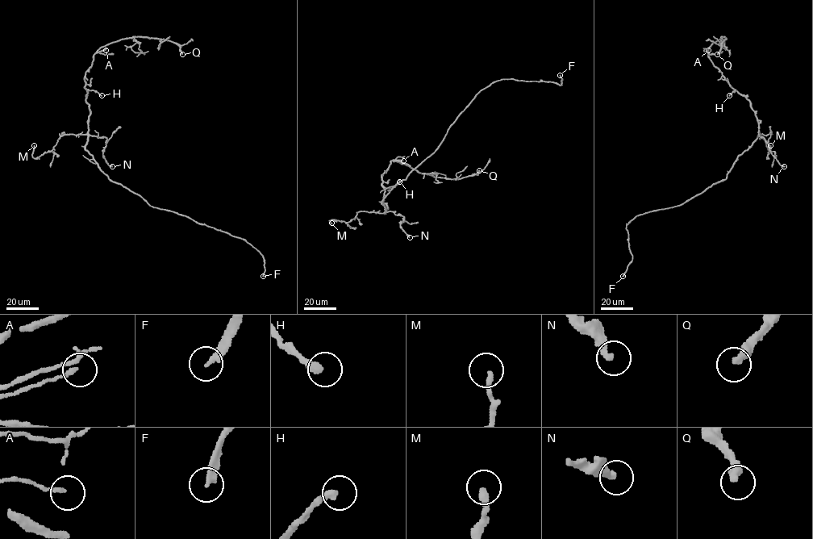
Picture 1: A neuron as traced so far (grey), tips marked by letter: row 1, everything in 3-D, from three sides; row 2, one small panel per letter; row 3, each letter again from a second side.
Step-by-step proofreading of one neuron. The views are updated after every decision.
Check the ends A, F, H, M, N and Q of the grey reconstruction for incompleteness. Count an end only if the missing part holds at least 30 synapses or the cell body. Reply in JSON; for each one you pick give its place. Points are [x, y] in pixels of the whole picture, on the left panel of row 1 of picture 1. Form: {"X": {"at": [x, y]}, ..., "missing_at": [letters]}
{"F": {"at": [263, 276]}, "Q": {"at": [182, 54]}, "missing_at": ["F", "Q"]}

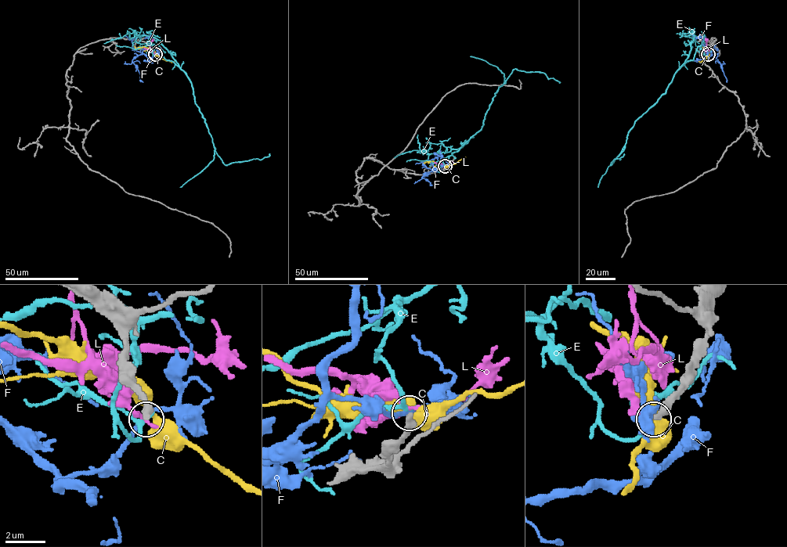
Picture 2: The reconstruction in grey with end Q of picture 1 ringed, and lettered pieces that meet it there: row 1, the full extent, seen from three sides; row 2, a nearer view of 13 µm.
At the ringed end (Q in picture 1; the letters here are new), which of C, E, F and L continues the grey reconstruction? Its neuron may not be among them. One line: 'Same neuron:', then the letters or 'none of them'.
Same neuron: none of them

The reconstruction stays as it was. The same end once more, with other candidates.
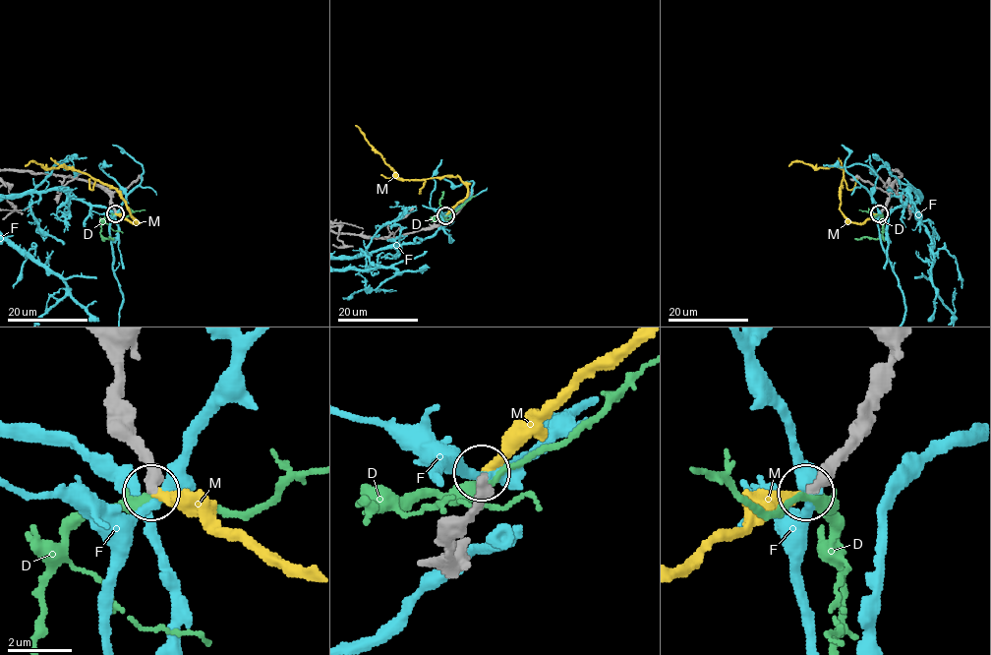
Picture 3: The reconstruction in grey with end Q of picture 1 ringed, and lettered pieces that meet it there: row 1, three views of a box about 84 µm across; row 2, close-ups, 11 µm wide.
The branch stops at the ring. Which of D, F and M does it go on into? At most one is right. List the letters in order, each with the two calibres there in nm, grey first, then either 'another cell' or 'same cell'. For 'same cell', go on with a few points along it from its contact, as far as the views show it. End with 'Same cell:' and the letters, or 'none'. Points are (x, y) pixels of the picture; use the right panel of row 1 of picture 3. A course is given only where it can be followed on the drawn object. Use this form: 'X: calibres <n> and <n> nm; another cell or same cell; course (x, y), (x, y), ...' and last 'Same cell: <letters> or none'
D: calibres 400 and 360 nm; another cell
F: calibres 400 and 440 nm; another cell
M: calibres 400 and 280 nm; same cell; course (879, 212), (859, 223), (844, 213), (844, 174), (835, 165), (813, 168), (794, 161), (788, 166)
Same cell: M

